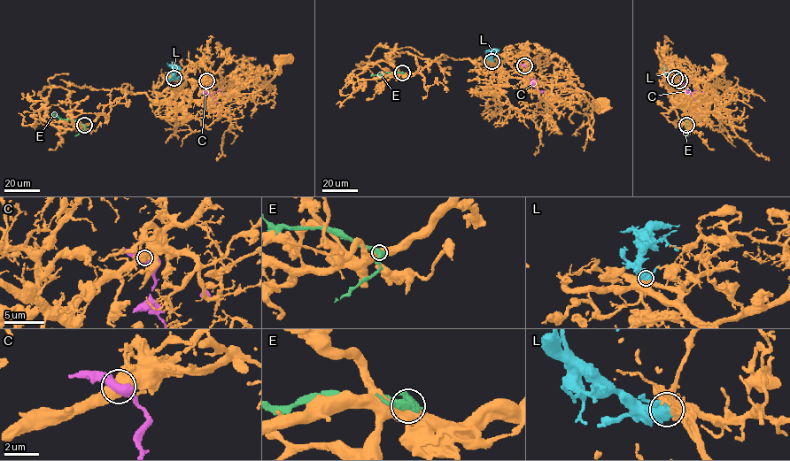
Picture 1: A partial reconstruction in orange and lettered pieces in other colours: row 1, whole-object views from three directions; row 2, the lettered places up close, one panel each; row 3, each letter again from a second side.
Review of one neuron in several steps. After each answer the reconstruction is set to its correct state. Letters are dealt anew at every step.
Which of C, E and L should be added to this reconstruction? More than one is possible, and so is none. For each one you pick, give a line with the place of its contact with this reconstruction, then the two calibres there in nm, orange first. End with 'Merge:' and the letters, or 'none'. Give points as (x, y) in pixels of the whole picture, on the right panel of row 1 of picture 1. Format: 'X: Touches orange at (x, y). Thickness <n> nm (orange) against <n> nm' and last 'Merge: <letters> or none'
L: Touches orange at (675, 78). Thickness 500 nm (orange) against 600 nm
Merge: L

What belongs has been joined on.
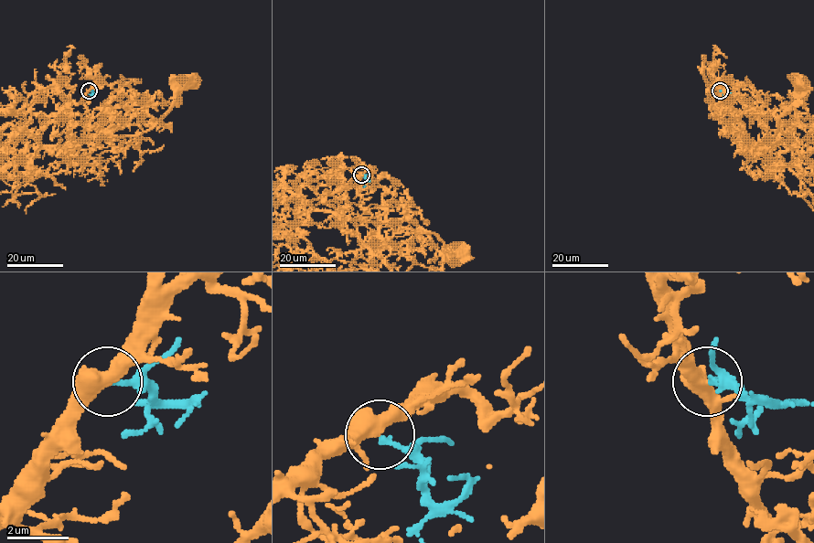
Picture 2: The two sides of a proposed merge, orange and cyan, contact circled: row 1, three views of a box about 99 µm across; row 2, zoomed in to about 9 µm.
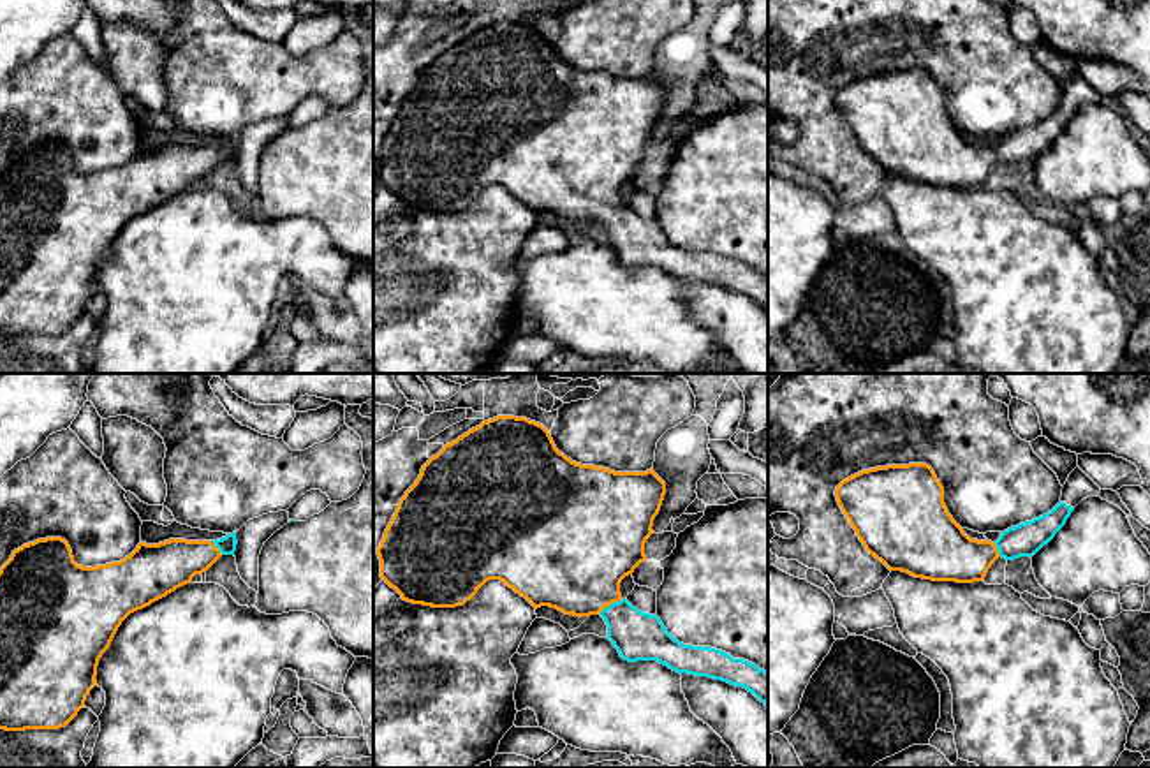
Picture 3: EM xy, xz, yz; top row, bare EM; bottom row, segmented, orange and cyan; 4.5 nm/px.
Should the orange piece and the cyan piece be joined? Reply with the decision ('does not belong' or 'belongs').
belongs

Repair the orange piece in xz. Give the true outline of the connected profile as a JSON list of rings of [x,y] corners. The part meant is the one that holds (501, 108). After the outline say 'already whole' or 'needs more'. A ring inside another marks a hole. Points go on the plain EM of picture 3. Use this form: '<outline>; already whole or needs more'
[[[497,21],[483,26],[456,46],[446,49],[421,74],[416,88],[400,104],[384,137],[377,160],[380,183],[403,206],[431,213],[456,213],[470,206],[490,185],[500,185],[525,203],[535,215],[555,213],[565,220],[601,220],[608,245],[629,268],[657,266],[676,278],[722,285],[752,298],[768,315],[768,278],[729,259],[683,250],[675,245],[657,220],[643,218],[620,199],[620,188],[646,167],[645,148],[653,139],[666,88],[653,78],[615,78],[581,70],[560,58],[549,37],[527,23]]]; needs more

